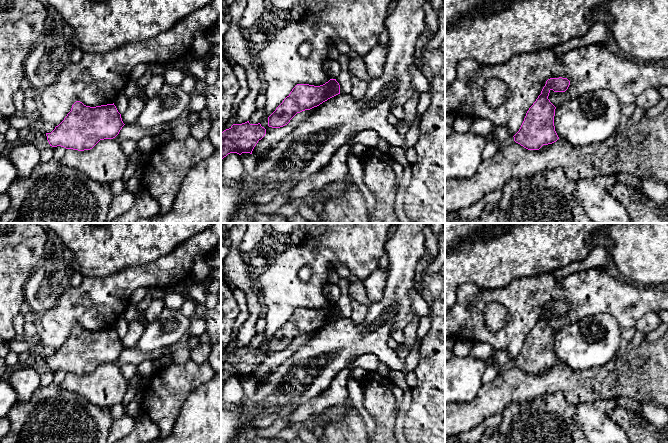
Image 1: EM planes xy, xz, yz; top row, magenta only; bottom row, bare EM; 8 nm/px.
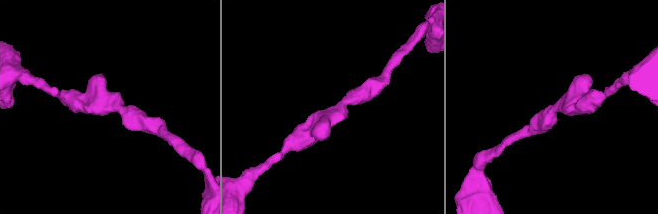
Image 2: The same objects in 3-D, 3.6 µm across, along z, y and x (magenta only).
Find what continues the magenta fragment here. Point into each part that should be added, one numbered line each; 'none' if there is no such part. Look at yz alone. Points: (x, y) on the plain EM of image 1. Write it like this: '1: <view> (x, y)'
none

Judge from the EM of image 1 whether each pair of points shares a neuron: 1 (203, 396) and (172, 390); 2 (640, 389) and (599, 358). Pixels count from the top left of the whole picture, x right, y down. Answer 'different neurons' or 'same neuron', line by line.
1: different neurons
2: different neurons

